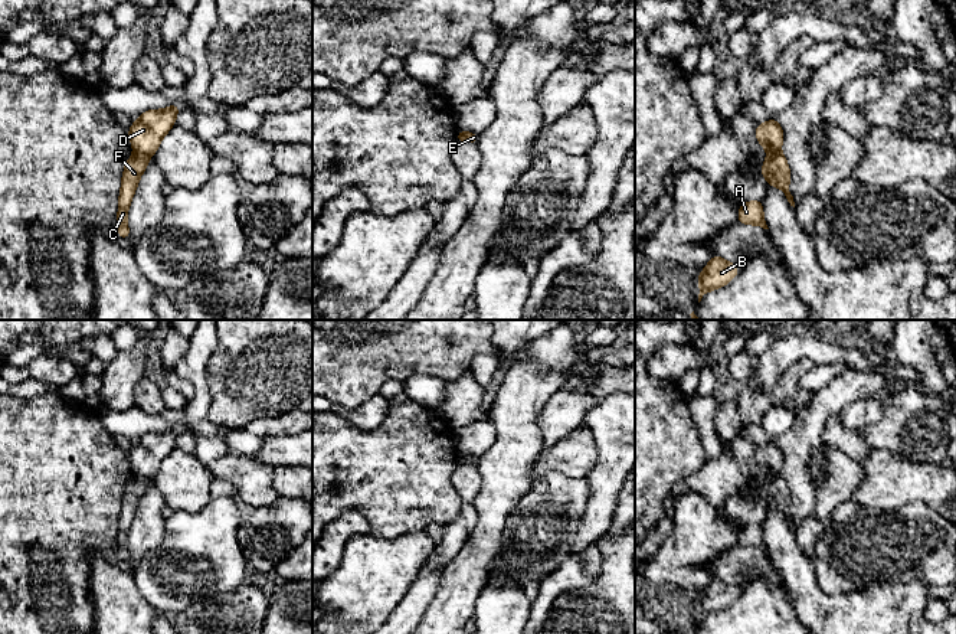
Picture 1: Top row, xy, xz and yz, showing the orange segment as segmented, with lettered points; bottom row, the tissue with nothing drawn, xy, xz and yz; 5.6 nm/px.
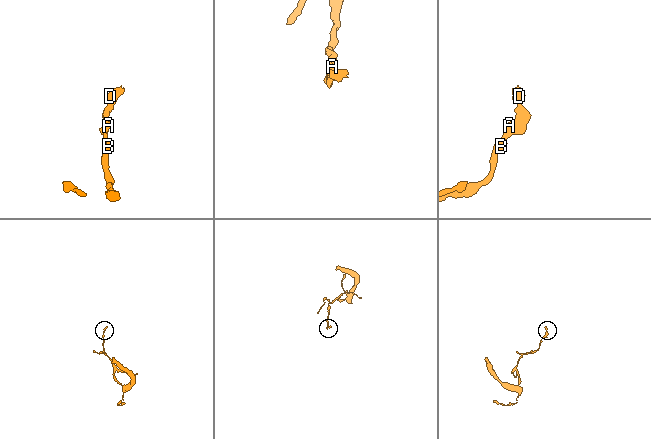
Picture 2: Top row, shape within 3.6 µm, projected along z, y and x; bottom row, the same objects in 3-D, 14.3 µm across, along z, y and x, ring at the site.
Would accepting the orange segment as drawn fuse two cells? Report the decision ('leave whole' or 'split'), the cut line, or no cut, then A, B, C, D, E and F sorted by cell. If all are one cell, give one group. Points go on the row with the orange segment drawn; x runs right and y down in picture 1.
split | xy (134, 150), (149, 157) | A B C F / D E

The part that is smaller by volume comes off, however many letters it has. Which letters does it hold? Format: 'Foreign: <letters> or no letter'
Foreign: D, E

